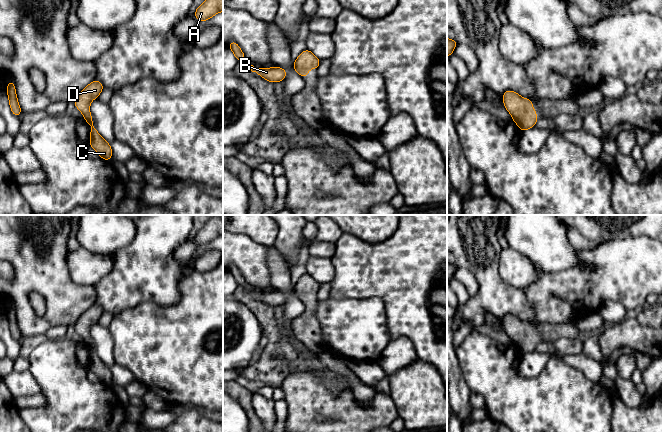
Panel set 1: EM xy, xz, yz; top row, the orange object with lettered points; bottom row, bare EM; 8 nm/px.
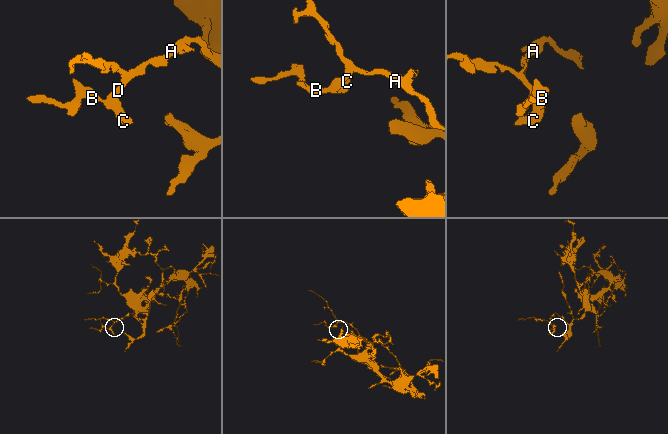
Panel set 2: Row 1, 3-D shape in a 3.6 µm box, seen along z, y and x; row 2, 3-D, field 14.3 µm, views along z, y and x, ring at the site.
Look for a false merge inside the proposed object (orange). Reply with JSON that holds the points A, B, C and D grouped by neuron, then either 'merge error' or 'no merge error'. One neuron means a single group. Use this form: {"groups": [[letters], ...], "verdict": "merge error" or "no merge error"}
{"groups": [["A", "B", "C", "D"]], "verdict": "no merge error"}

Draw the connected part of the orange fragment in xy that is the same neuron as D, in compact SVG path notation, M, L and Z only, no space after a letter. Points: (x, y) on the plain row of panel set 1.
M94 304L86 310L73 325L76 332L83 338L84 344L90 349L91 357L89 369L98 376L102 383L110 385L112 382L112 372L96 355L89 334L91 325L98 322L103 313L103 308L98 304Z

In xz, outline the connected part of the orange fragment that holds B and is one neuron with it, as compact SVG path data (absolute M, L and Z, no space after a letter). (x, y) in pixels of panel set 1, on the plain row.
M246 286L246 289L250 291L252 296L259 298L265 304L272 306L272 307L283 305L287 299L287 296L285 293L282 293L277 290L273 292L260 291L259 293L257 293L253 289L251 289L249 286Z

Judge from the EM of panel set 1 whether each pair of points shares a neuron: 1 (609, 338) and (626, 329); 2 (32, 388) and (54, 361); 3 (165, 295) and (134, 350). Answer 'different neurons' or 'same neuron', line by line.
1: same neuron
2: different neurons
3: different neurons

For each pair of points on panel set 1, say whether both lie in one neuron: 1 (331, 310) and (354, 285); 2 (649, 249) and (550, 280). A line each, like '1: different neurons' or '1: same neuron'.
1: different neurons
2: same neuron

